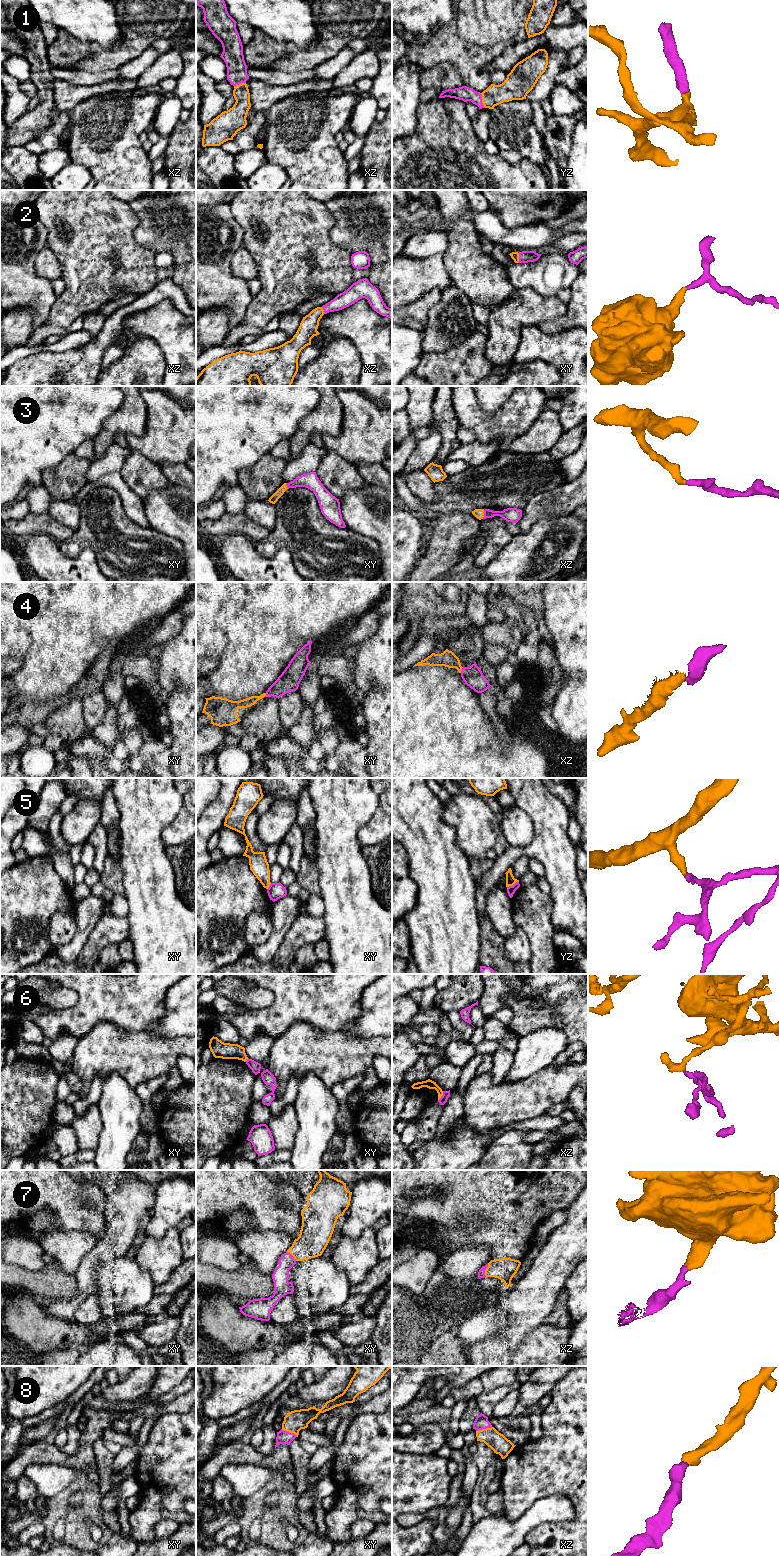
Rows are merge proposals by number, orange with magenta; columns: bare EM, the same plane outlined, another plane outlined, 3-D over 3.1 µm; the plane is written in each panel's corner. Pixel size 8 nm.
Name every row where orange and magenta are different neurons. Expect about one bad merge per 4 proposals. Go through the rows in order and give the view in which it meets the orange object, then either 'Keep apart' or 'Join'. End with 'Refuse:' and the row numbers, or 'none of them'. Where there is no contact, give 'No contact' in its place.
1: Touches orange in yz. Join
2: Touches orange in xy. Join
3: Touches orange in xz. Join
4: Touches orange in xz. Join
5: Touches orange in yz. Keep apart
6: Touches orange in xz. Keep apart
7: Touches orange in xz. Join
8: Touches orange in xy. Join
Refuse: 5, 6

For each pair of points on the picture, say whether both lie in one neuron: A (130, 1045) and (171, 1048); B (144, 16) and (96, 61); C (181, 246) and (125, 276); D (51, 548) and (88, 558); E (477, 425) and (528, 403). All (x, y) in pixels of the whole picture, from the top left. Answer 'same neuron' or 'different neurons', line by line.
A: same neuron
B: same neuron
C: different neurons
D: same neuron
E: same neuron

